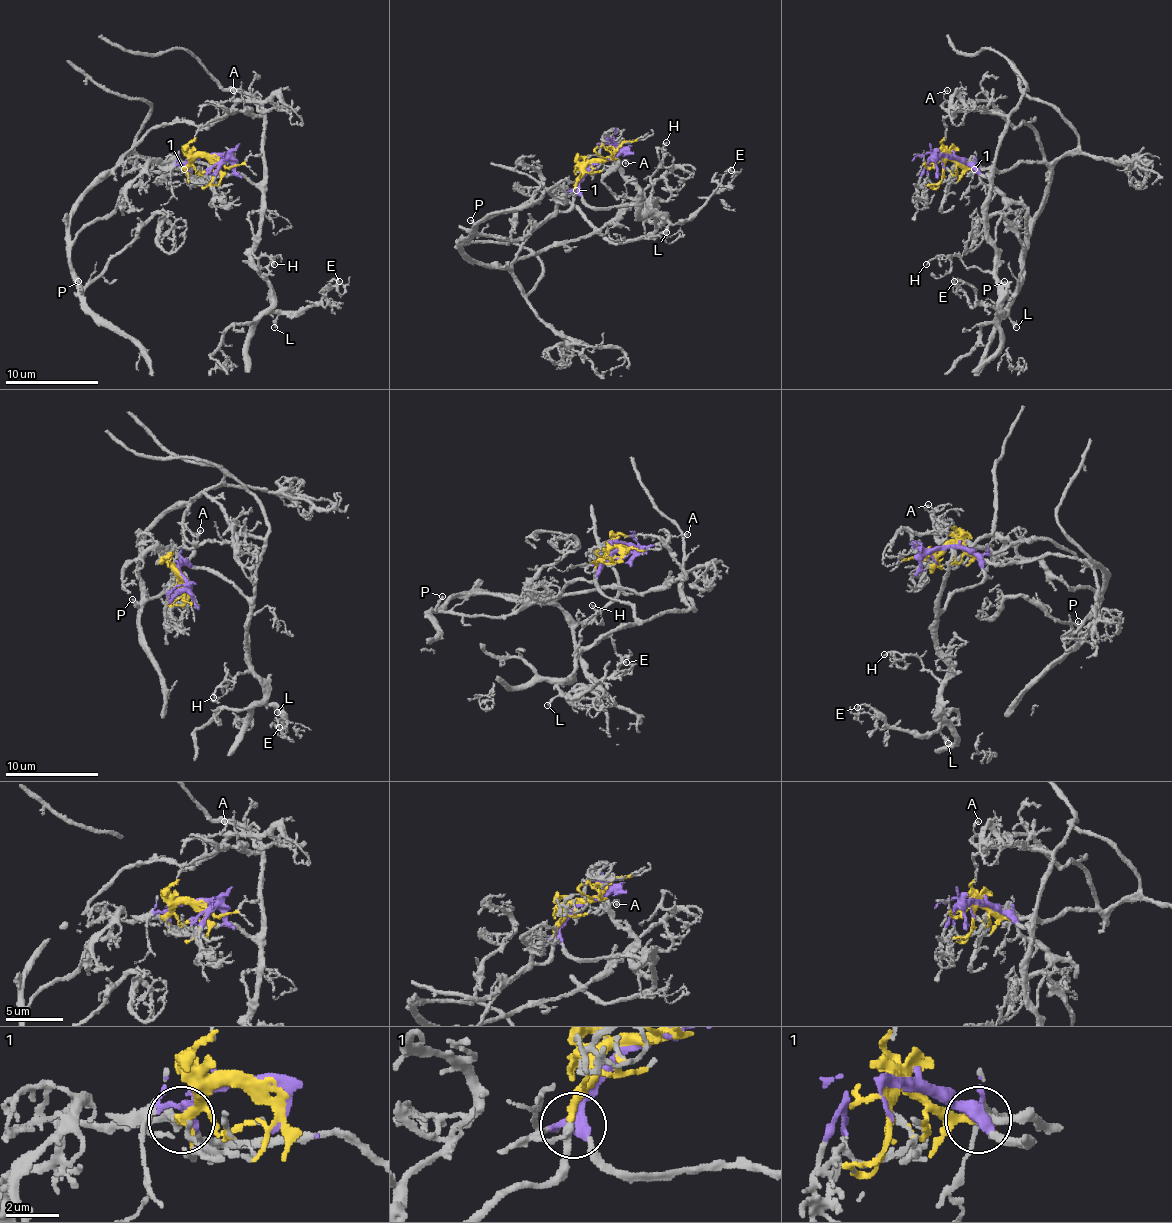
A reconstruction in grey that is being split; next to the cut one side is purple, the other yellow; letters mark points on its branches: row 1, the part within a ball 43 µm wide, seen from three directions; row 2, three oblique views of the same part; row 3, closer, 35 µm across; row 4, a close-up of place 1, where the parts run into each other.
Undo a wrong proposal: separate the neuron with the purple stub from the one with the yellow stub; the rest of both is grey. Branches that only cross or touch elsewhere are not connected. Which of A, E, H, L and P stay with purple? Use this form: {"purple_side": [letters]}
{"purple_side": ["A", "E", "H", "L"]}

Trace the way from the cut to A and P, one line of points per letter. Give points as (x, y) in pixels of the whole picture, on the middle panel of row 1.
A: (601, 162), (580, 195), (592, 207), (655, 209), (655, 223), (638, 207), (641, 193), (610, 169), (624, 162)
P: (601, 162), (587, 165), (573, 204), (554, 211), (503, 265), (482, 265), (463, 249), (470, 221)

